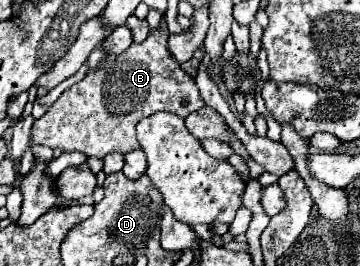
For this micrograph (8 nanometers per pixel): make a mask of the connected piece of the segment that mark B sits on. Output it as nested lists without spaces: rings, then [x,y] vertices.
[[[162,16],[160,28],[152,30],[150,36],[144,42],[140,42],[140,44],[134,42],[126,52],[122,52],[118,56],[110,54],[106,58],[106,62],[100,64],[100,68],[88,70],[84,80],[80,80],[78,84],[68,88],[52,104],[52,108],[40,120],[34,122],[32,142],[34,144],[44,144],[44,146],[50,146],[50,148],[58,146],[64,152],[76,150],[76,152],[82,152],[86,156],[96,156],[96,158],[104,158],[110,152],[126,154],[128,150],[140,148],[134,128],[142,118],[158,112],[158,110],[172,112],[172,114],[178,114],[178,116],[186,118],[188,114],[200,110],[204,106],[204,102],[200,98],[198,86],[196,86],[194,78],[180,68],[176,58],[172,60],[172,54],[168,50],[168,36],[170,36],[170,32],[168,32],[168,24],[166,24],[166,16]]]

